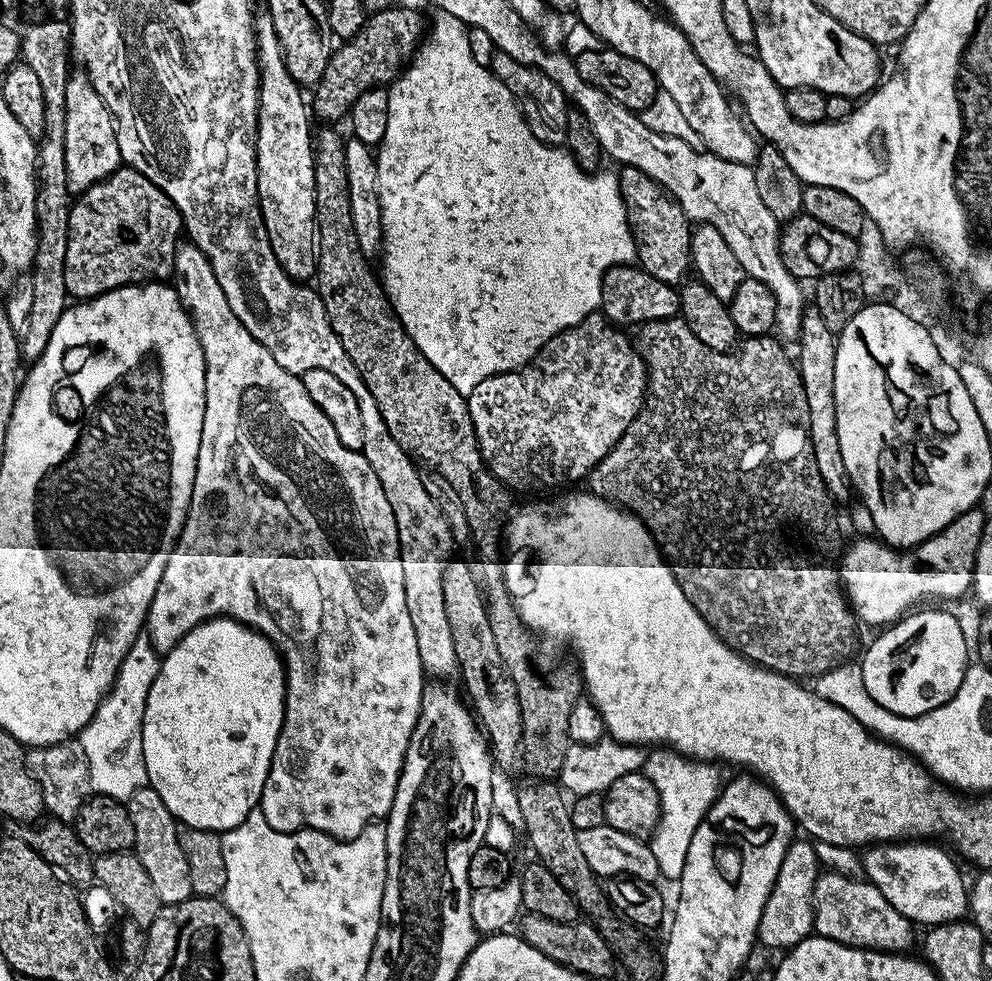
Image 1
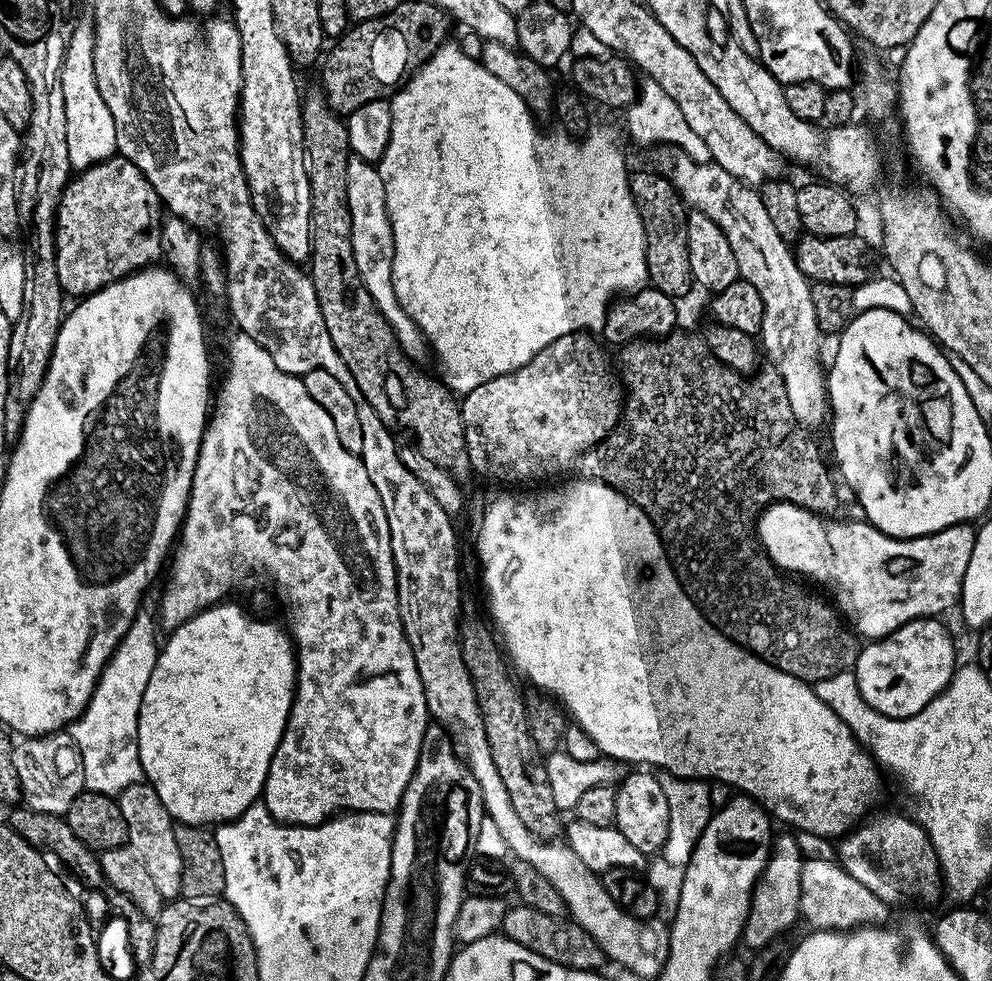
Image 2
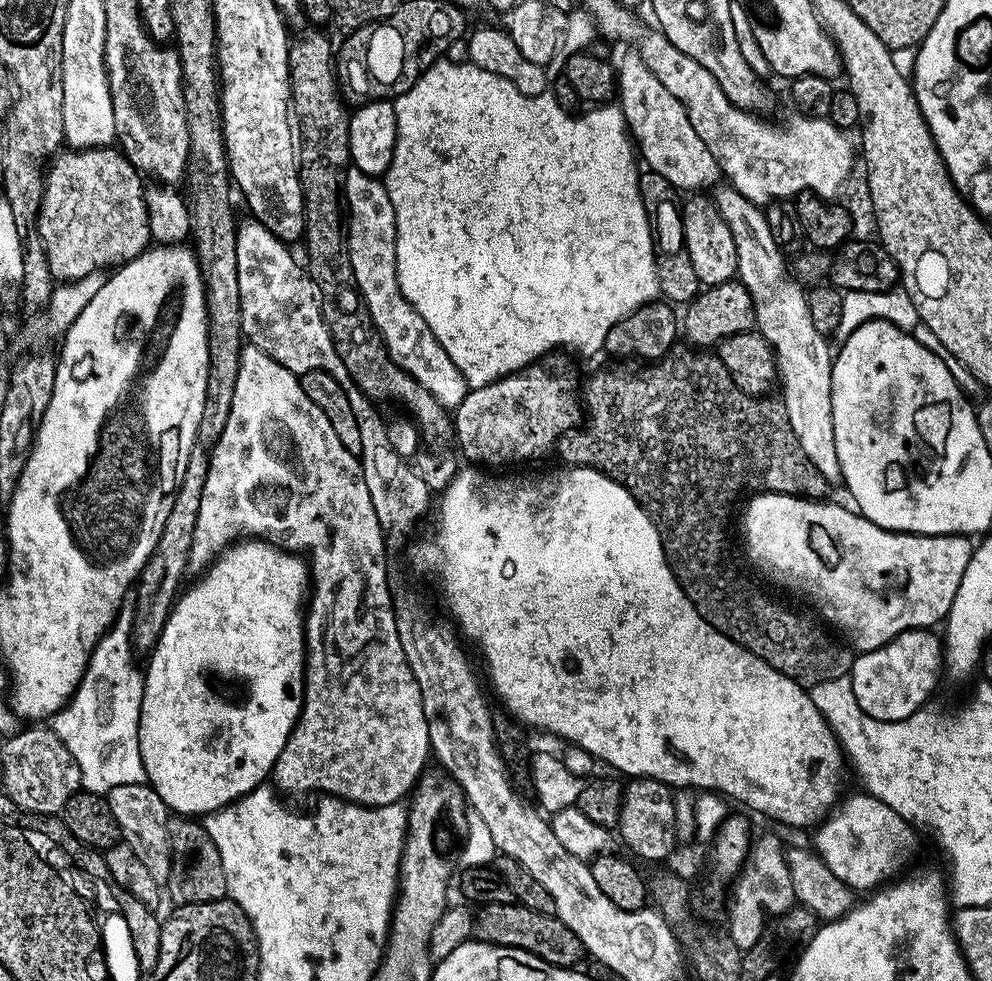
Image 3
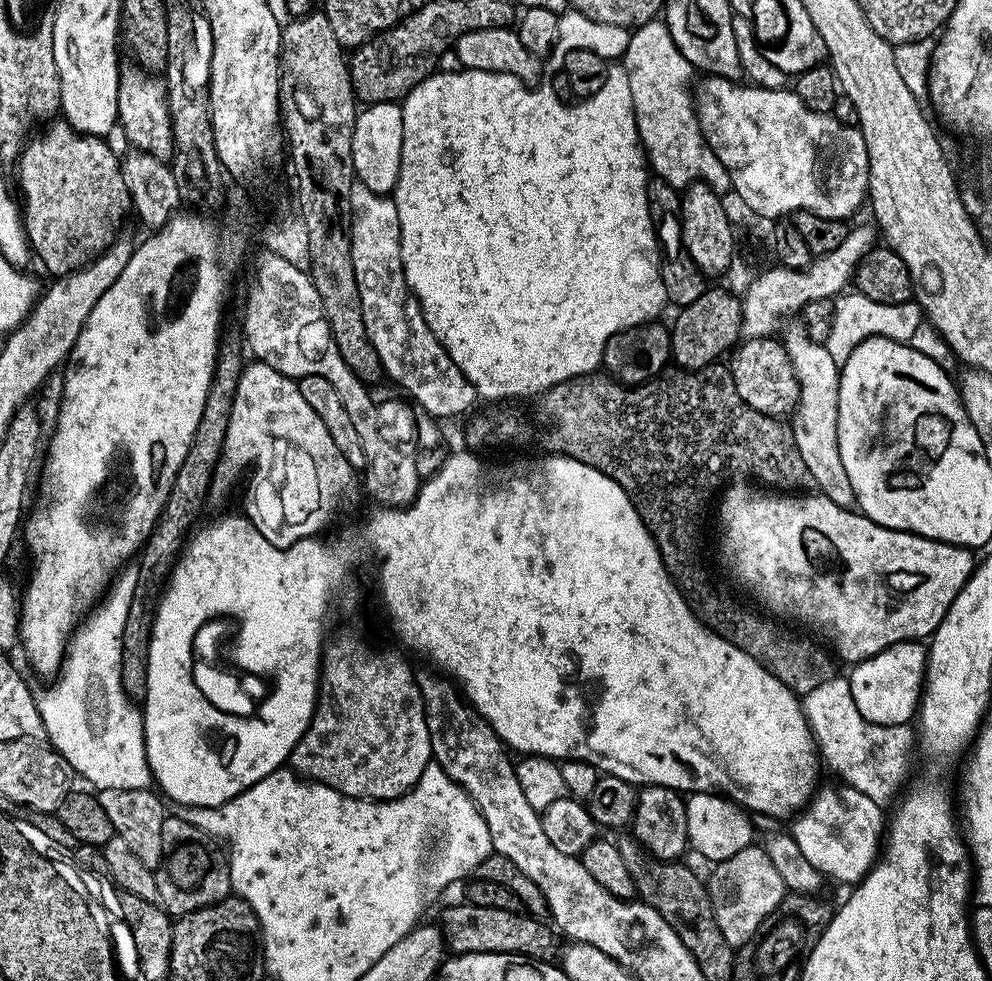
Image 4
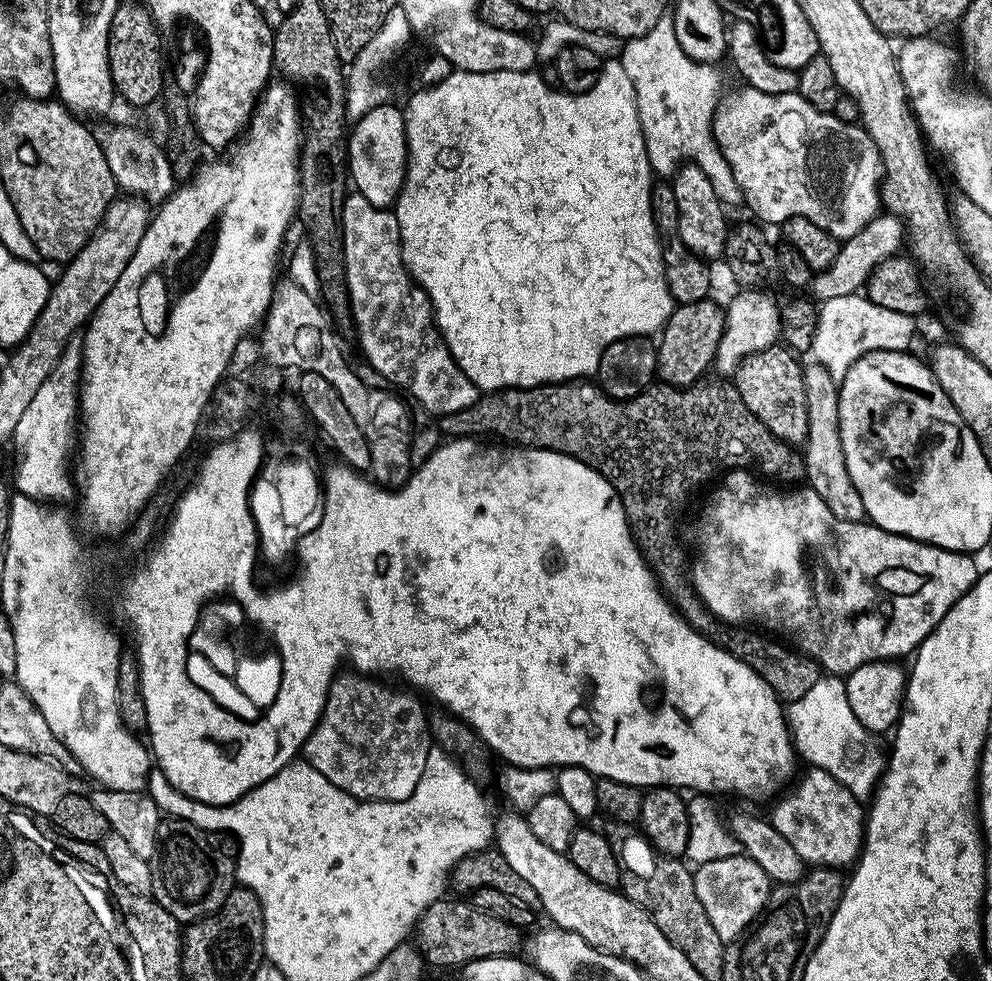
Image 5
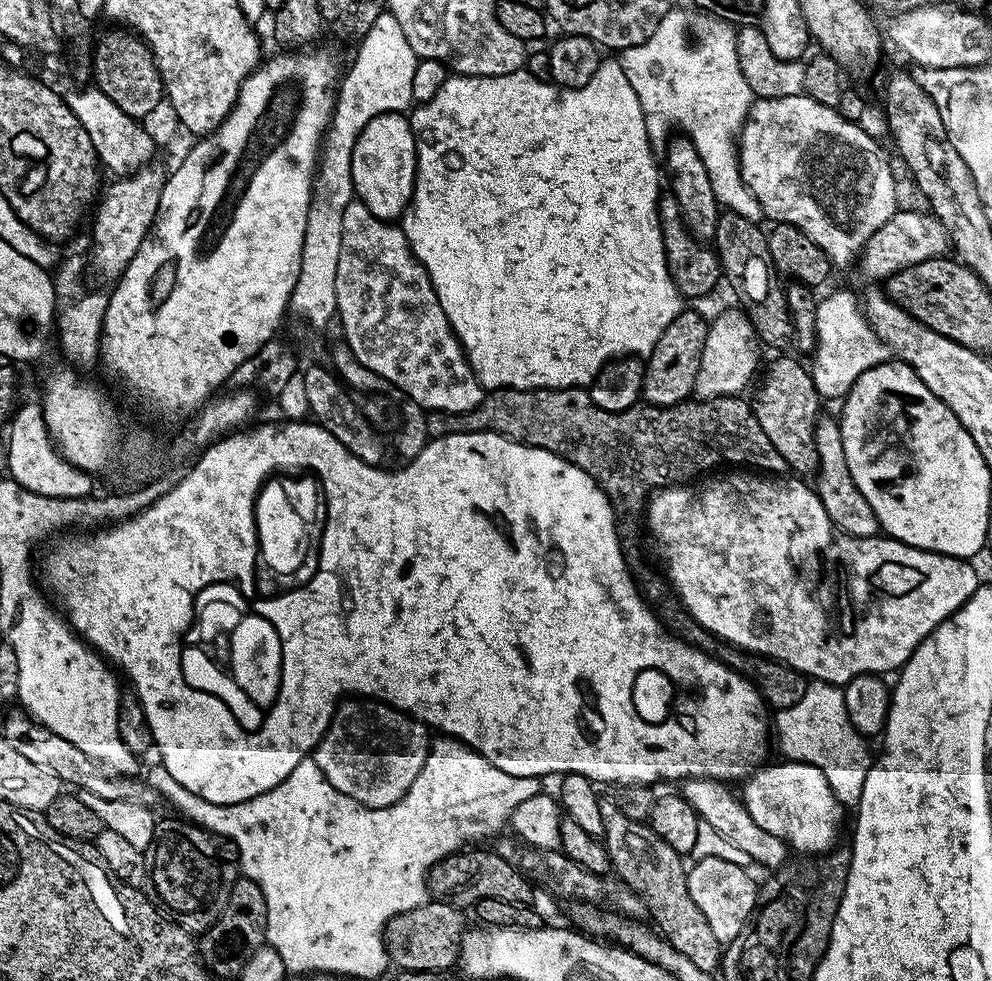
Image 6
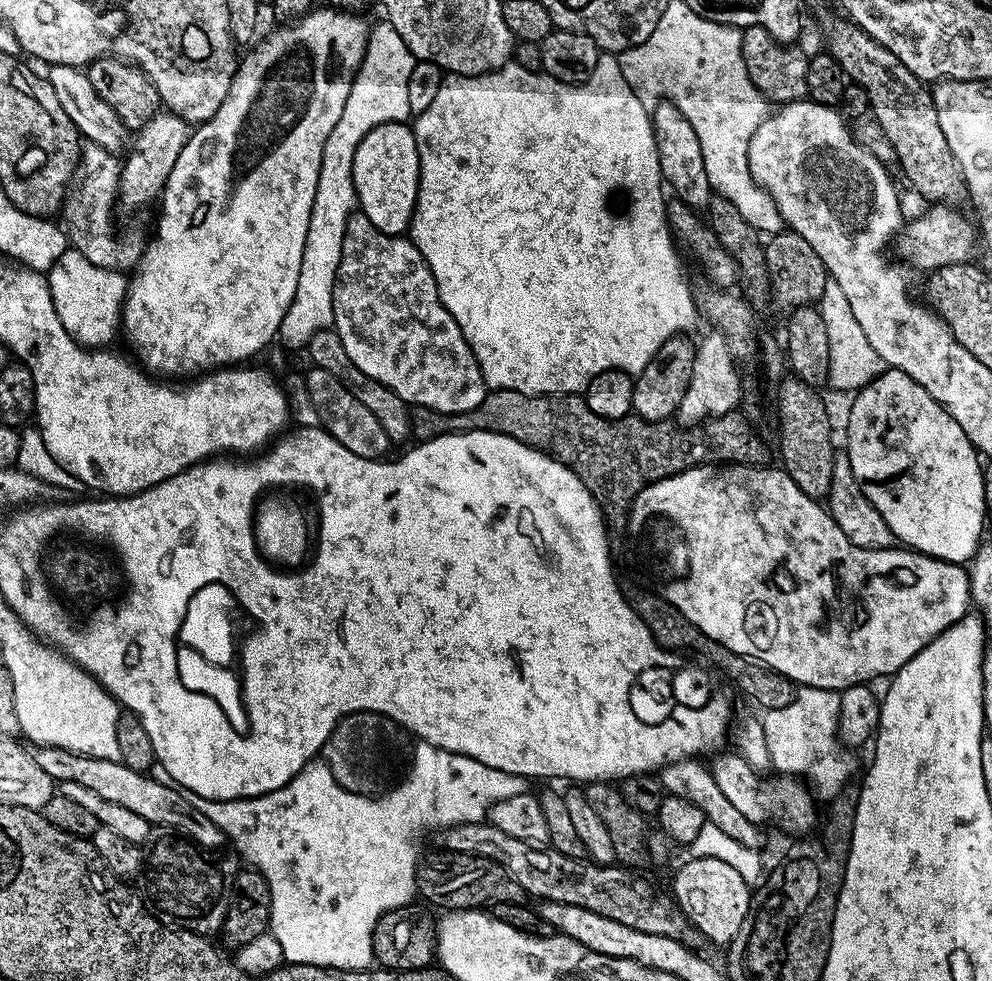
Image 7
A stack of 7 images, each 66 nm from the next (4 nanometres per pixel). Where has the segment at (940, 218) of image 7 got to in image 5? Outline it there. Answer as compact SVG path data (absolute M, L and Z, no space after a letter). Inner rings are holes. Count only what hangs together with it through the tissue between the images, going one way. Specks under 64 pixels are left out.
M878 214L858 234L843 241L830 266L823 272L817 272L812 277L810 292L817 301L823 302L830 298L839 298L842 295L859 293L868 283L868 275L886 258L897 255L905 247L906 229L904 221L891 214Z

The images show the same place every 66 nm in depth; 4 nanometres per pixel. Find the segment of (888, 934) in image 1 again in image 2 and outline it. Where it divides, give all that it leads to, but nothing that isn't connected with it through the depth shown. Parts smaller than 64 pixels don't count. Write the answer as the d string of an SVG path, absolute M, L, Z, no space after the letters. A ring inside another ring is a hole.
M805 859L800 865L800 915L812 930L822 932L850 932L858 928L880 926L890 912L889 905L874 896L850 876L835 859L812 861Z

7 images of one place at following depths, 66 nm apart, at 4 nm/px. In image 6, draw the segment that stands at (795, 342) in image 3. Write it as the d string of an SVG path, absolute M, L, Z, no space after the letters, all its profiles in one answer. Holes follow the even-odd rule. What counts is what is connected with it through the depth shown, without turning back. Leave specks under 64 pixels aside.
M821 418L816 423L816 445L818 446L818 468L814 473L814 487L820 495L826 514L847 536L877 535L881 531L881 526L876 520L874 510L870 502L862 498L862 490L854 486L854 478L850 478L850 466L846 466L846 450L842 450L842 430L839 419Z

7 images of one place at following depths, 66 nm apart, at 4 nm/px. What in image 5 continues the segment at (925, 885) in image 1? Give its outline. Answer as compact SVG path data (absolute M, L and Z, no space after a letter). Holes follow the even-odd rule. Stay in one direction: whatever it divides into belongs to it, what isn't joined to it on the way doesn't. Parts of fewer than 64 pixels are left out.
M809 767L804 776L799 777L800 782L794 790L788 793L782 800L777 799L768 819L772 825L790 846L794 847L798 856L804 860L805 865L815 867L830 867L837 870L851 867L863 849L864 825L866 823L866 812L863 803L852 795L850 790L844 786L829 771L821 768Z

